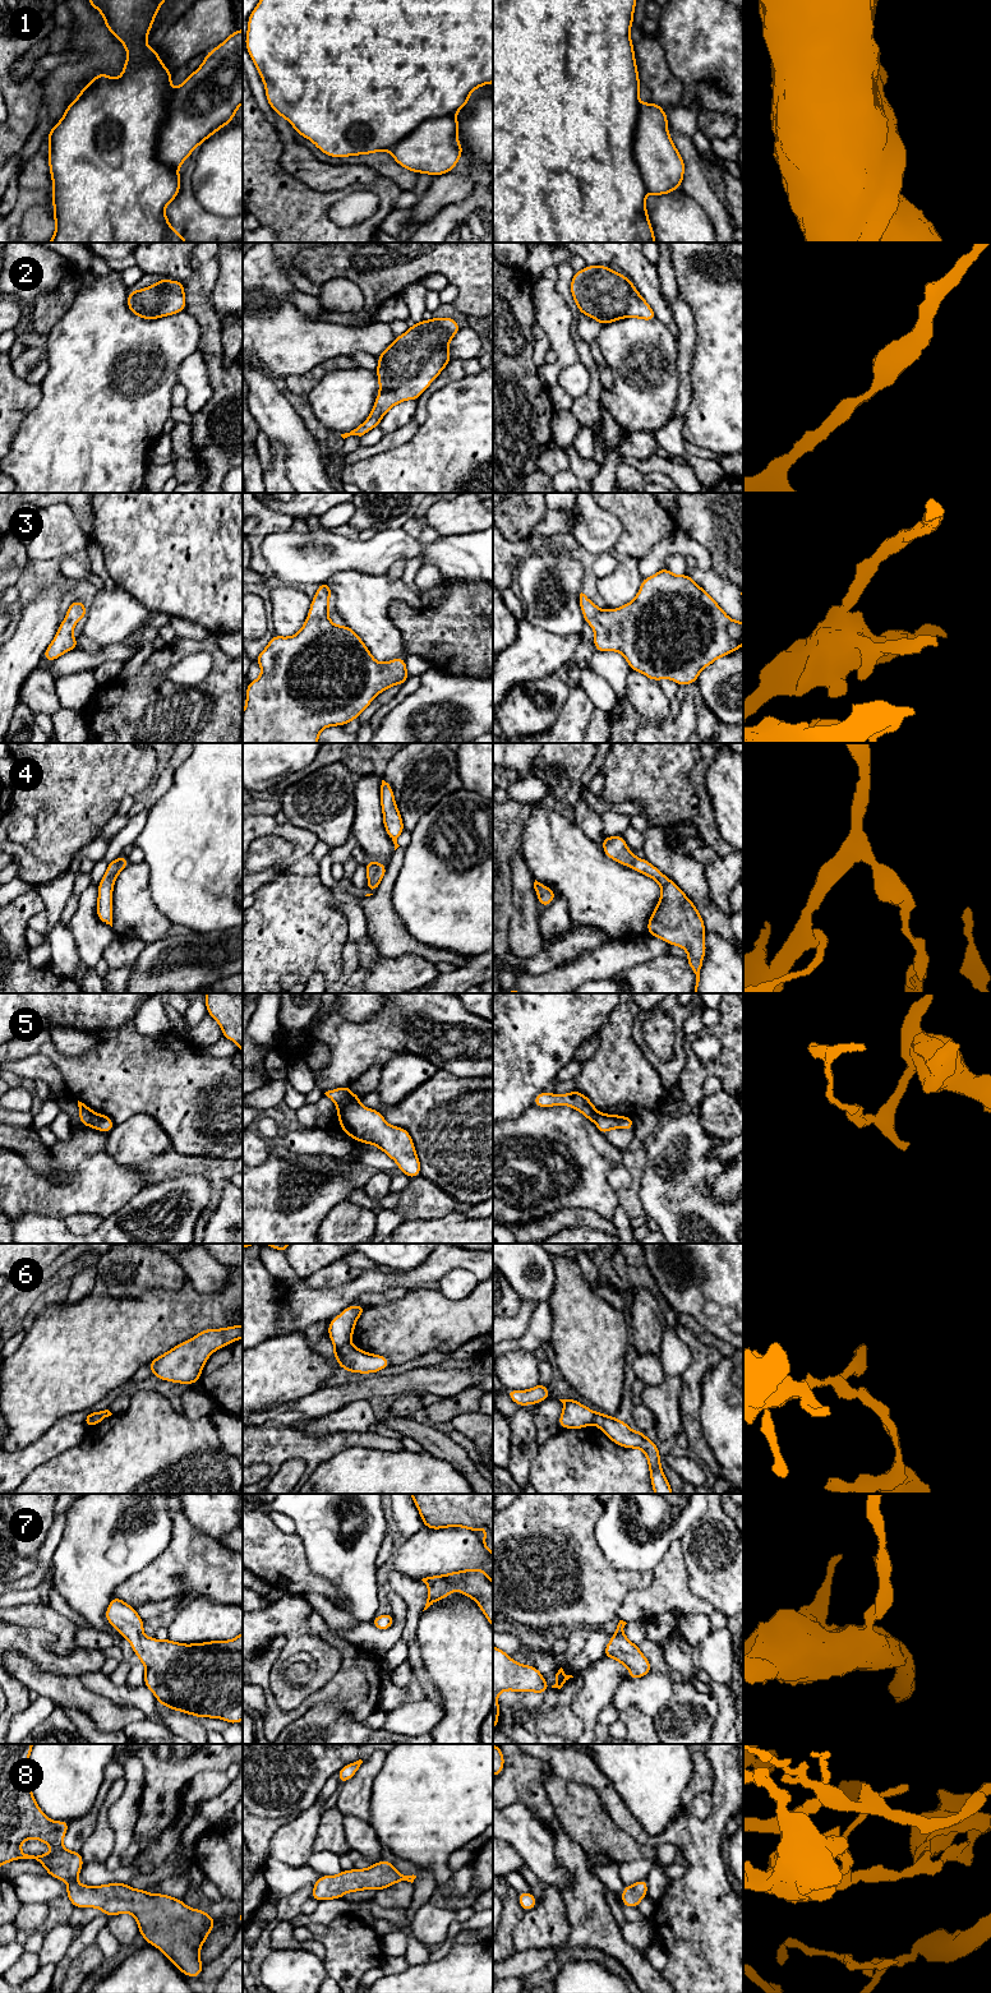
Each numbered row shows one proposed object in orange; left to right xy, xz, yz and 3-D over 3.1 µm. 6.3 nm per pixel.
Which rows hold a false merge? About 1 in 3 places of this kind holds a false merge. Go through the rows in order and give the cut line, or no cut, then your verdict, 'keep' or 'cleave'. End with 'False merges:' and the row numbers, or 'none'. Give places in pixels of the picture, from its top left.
1: cut in yz along (639, 104), (632, 157), (648, 192); cleave
2: no cut; keep
3: no cut; keep
4: no cut; keep
5: cut in xz along (350, 1093), (336, 1103); cleave
6: cut in xz along (349, 1342), (335, 1347); cleave
7: no cut; keep
8: no cut; keep
False merges: 1, 5, 6

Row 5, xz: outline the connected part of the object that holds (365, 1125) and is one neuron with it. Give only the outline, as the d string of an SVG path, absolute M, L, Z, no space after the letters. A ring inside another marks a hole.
M350 1094L337 1103L342 1131L360 1143L374 1144L410 1178L420 1176L420 1161L407 1130L388 1125L381 1112L363 1107L360 1098Z

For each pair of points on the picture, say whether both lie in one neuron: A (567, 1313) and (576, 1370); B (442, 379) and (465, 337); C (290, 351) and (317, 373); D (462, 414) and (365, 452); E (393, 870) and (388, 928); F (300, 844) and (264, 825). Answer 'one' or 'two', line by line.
A: one
B: two
C: two
D: two
E: one
F: one

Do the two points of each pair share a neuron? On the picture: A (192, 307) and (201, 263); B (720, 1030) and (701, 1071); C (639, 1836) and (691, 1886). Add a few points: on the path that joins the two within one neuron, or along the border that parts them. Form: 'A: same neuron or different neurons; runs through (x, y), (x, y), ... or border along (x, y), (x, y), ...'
A: same neuron; runs through (197, 296), (201, 273)
B: same neuron; runs through (727, 1043), (727, 1057), (714, 1069)
C: same neuron; runs through (660, 1839), (677, 1839), (692, 1854), (692, 1864)

